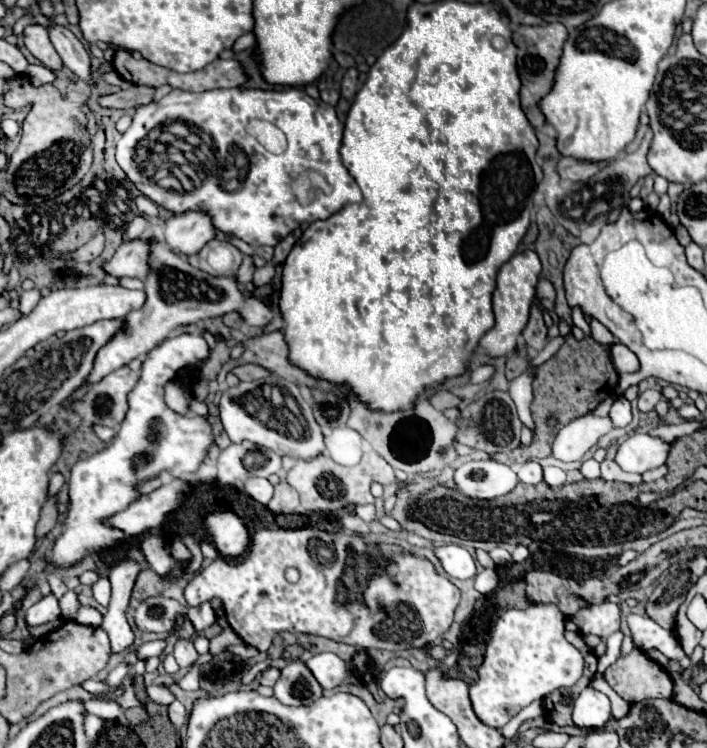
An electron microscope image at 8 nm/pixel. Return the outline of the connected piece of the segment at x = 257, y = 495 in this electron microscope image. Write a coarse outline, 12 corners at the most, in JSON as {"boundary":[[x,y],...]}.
{"boundary":[[248,478],[244,490],[260,504],[268,504],[274,486],[266,478]]}

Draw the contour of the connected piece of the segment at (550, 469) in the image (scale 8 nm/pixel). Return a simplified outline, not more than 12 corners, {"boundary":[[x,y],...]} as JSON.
{"boundary":[[544,466],[544,480],[552,488],[566,482],[566,472],[558,466]]}

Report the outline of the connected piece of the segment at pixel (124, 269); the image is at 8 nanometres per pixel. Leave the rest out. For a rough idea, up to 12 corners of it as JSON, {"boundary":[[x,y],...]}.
{"boundary":[[150,238],[124,242],[106,272],[148,278]]}

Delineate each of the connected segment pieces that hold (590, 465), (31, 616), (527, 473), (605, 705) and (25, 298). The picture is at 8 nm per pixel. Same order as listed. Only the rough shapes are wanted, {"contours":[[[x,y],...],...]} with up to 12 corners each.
{"contours":[[[588,458],[582,464],[582,474],[586,478],[600,476],[600,462]],[[54,594],[44,596],[24,612],[30,628],[60,618]],[[534,460],[518,468],[524,484],[542,482],[542,466]],[[586,688],[574,702],[574,724],[604,726],[612,718],[610,700]],[[22,292],[18,312],[28,314],[36,306],[40,292]]]}

